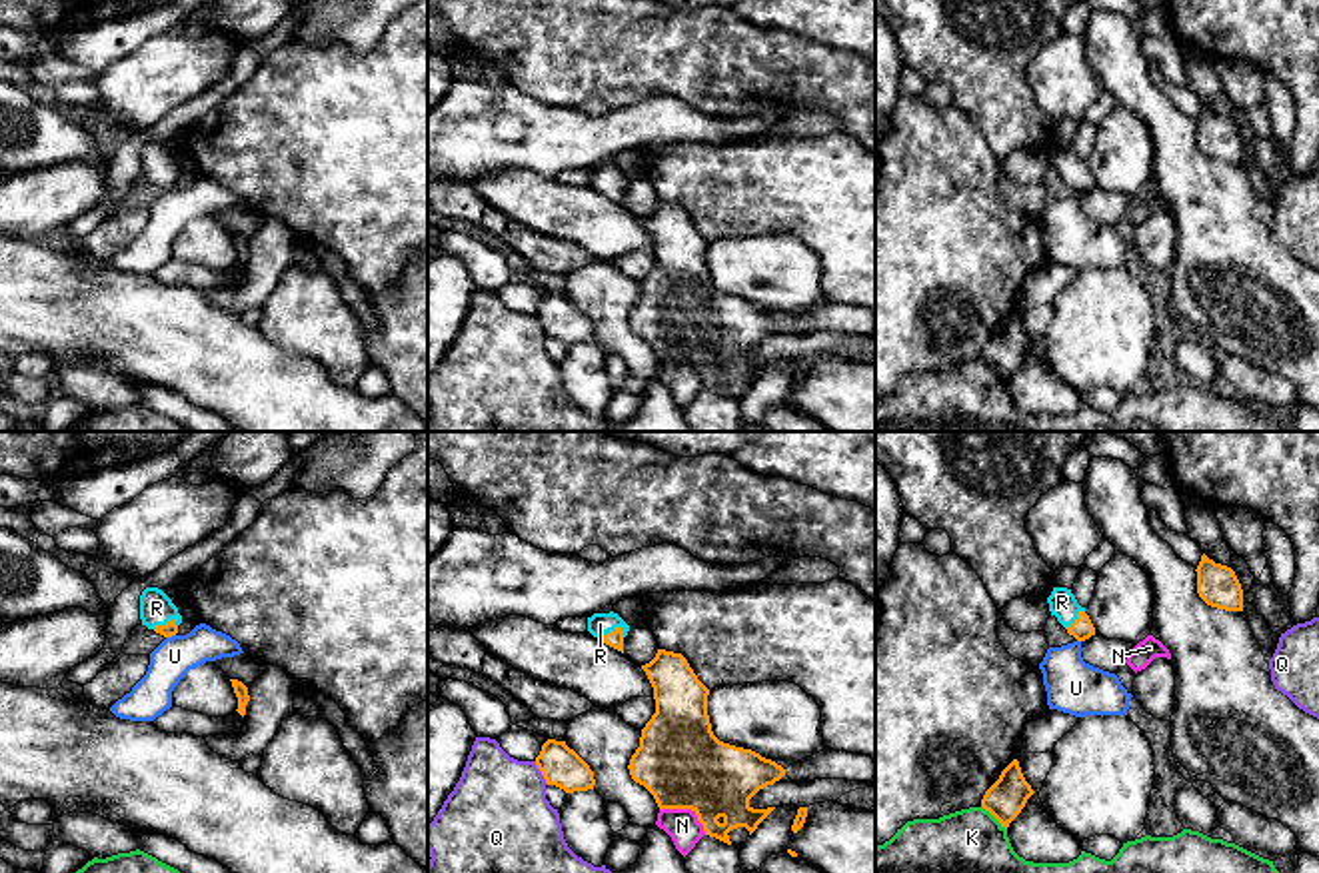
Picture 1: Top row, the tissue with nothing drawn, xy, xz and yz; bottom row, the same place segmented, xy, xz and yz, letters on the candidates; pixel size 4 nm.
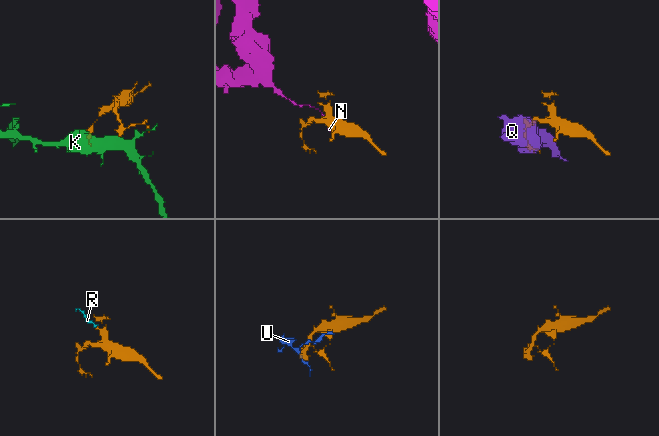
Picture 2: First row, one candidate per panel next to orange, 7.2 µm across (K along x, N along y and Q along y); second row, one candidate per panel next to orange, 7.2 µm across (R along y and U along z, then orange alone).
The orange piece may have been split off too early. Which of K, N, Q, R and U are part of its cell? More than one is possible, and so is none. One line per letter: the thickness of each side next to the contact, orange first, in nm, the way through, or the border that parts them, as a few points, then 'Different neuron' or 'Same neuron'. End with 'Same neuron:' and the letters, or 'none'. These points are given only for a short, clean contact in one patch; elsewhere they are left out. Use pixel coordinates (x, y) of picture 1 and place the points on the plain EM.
K: Thickness 160 nm (orange) against 440 nm. Different neuron
N: Thickness 360 nm (orange) against 140 nm. Different neuron
Q: Thickness 160 nm (orange) against 420 nm. Different neuron
R: Thickness 70 nm (orange) against 90 nm. Path across: xz (614, 190), (614, 182), (600, 176). Same neuron
U: Thickness 60 nm (orange) against 160 nm. Different neuron
Same neuron: R

